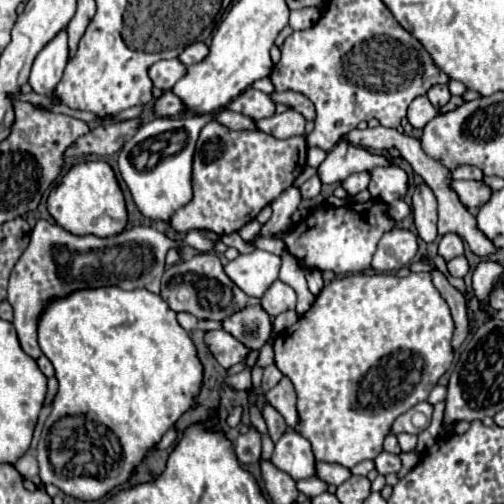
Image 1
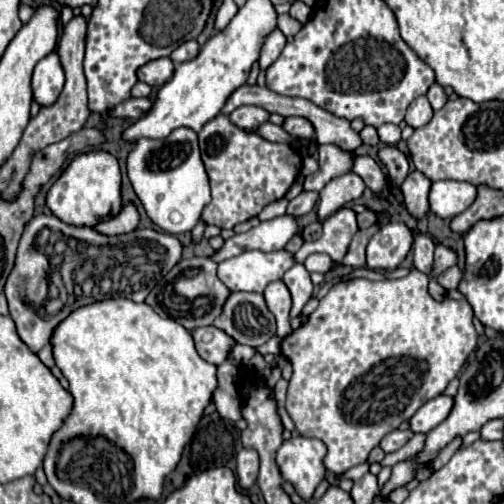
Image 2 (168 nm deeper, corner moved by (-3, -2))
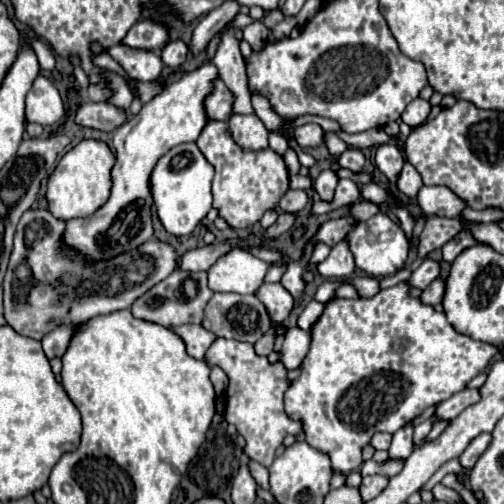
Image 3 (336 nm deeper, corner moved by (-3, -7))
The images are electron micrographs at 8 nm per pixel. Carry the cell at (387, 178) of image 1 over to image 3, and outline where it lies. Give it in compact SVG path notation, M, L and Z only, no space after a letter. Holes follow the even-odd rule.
M348 148L344 154L340 154L340 158L338 158L338 164L342 166L342 168L348 168L348 170L352 170L352 172L362 172L362 168L364 168L364 162L366 162L366 158L364 158L364 154L360 152L360 150L356 150L356 148Z

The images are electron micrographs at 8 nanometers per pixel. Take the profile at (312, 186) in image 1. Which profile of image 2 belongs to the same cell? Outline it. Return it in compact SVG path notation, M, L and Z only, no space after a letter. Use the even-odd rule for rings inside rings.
M302 191L296 199L292 199L290 201L290 205L288 205L288 209L286 209L286 213L288 215L292 215L292 217L302 217L302 215L306 215L306 213L310 213L312 211L312 207L316 205L316 201L318 201L318 193L314 193L314 191Z

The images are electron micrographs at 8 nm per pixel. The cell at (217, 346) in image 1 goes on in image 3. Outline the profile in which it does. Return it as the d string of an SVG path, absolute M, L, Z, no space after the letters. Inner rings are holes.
M184 324L184 326L176 326L172 330L186 342L186 350L192 358L206 360L206 352L212 346L212 342L216 340L216 336L212 336L212 332L208 332L204 326L196 326L196 324Z

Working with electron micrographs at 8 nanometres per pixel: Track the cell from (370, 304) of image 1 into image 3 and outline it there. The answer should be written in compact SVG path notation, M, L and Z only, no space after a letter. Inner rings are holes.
M400 282L372 298L332 298L326 302L322 316L312 326L310 352L302 360L302 372L284 394L286 414L302 422L306 442L328 454L336 472L348 474L360 468L362 448L370 444L376 432L394 434L426 408L464 390L466 384L468 388L480 388L486 381L487 374L480 372L488 366L496 348L456 332L444 312L436 312L430 304L410 296L410 290L408 282Z

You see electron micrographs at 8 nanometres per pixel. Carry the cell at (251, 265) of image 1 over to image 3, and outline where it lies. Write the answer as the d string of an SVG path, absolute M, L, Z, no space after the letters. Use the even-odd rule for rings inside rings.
M234 248L208 270L208 286L214 292L256 294L264 284L270 264L256 258L248 250Z

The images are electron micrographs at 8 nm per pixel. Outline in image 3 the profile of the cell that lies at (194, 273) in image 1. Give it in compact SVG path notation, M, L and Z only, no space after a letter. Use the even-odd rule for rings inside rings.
M174 270L168 278L152 286L144 296L140 296L134 306L132 314L136 318L156 322L162 326L182 326L182 324L202 324L204 318L204 304L214 296L214 292L208 288L208 274L206 272L180 272ZM192 280L194 280L194 298L192 298Z

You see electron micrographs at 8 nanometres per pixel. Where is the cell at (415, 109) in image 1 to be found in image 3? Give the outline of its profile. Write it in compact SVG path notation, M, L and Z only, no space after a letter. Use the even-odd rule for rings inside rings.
M416 98L406 106L406 110L402 114L402 122L406 122L410 128L416 128L416 126L426 122L428 114L430 114L430 102Z

